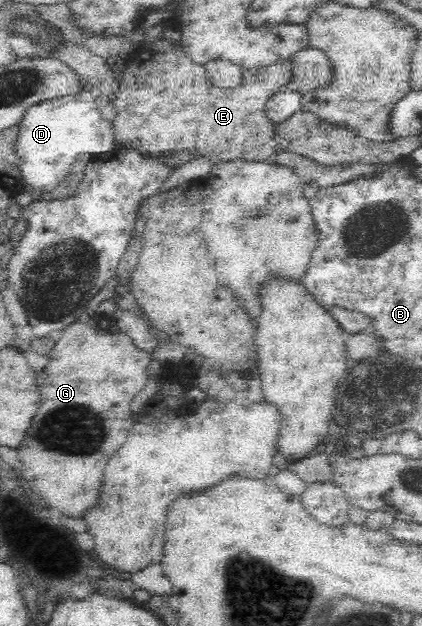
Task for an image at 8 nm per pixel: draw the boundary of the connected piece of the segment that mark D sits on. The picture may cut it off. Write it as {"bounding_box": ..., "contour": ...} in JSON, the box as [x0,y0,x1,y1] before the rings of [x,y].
{"bounding_box":[16,88,115,192],"contour":[[[83,88],[78,97],[65,97],[30,106],[25,118],[17,125],[16,152],[19,177],[29,188],[50,192],[63,184],[70,166],[82,154],[101,156],[115,150],[113,123],[103,120],[94,94]]]}

